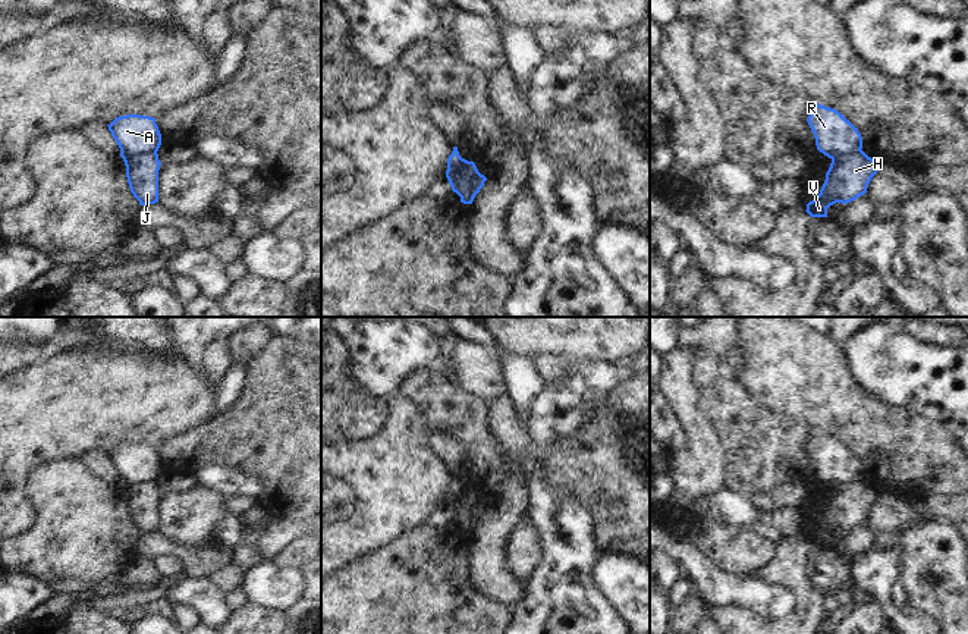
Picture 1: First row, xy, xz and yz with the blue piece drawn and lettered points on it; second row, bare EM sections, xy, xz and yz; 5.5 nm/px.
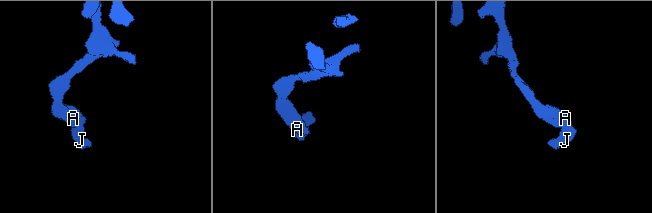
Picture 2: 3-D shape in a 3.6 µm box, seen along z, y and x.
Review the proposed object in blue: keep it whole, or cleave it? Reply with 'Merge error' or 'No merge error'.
Merge error.

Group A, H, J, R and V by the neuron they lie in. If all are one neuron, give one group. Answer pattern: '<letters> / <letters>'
A R / H J V

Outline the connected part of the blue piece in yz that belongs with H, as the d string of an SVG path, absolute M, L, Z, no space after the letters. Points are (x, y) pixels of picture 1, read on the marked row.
M862 150L842 153L832 158L820 194L807 204L811 217L827 217L827 208L836 203L851 203L867 192L879 163Z

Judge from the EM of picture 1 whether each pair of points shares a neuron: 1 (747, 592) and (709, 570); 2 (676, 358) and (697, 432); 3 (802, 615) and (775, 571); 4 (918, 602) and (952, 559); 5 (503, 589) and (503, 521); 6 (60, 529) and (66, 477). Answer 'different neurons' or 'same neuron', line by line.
1: same neuron
2: same neuron
3: same neuron
4: same neuron
5: same neuron
6: same neuron

